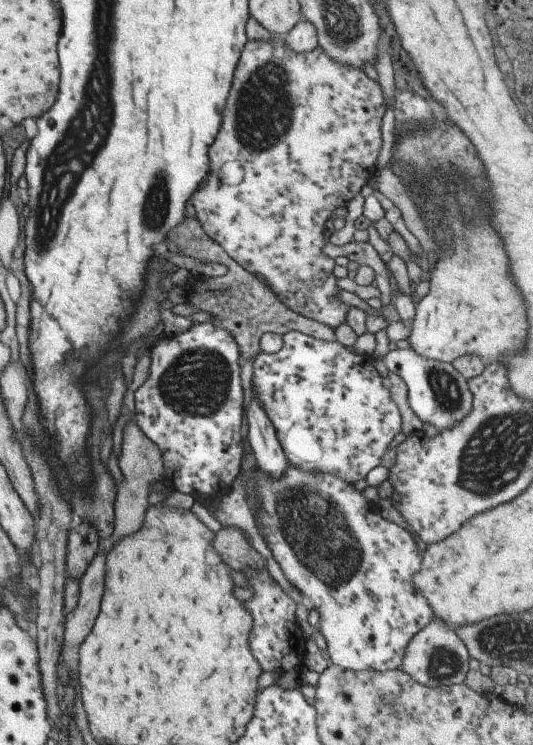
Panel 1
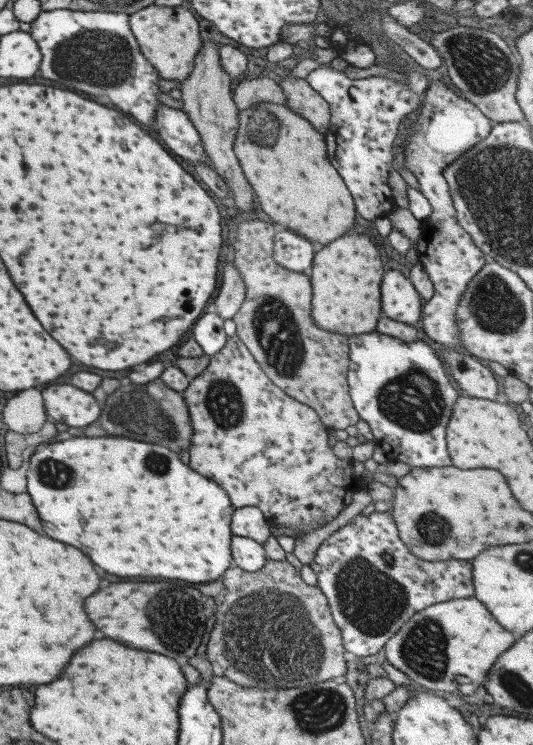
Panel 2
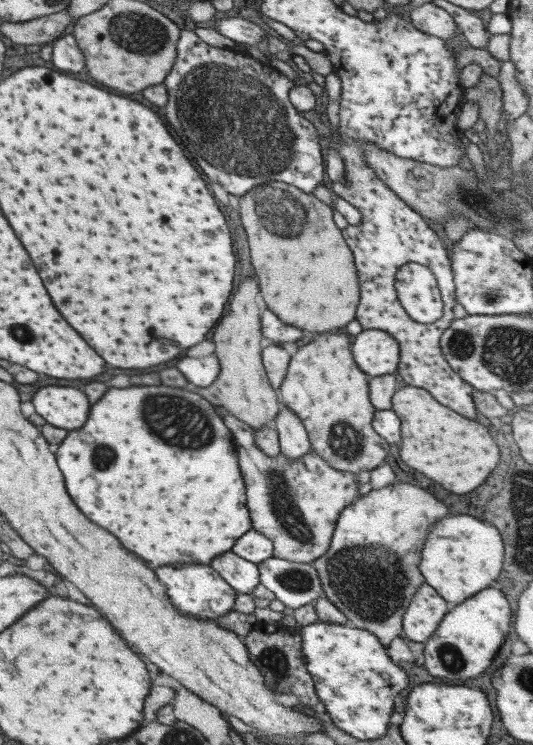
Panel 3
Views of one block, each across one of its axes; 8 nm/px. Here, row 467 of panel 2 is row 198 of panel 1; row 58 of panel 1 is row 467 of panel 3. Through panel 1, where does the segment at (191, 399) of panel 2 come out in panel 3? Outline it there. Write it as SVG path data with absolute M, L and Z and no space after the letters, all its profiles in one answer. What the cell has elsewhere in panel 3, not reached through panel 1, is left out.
M215 406L215 409L227 426L237 452L251 529L271 540L273 557L296 563L311 563L319 558L328 549L338 512L351 504L357 494L356 474L327 465L311 448L299 460L289 460L281 452L277 456L265 456L256 447L255 430L223 407Z

